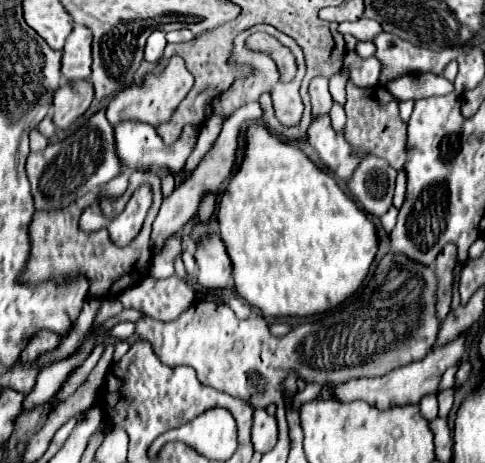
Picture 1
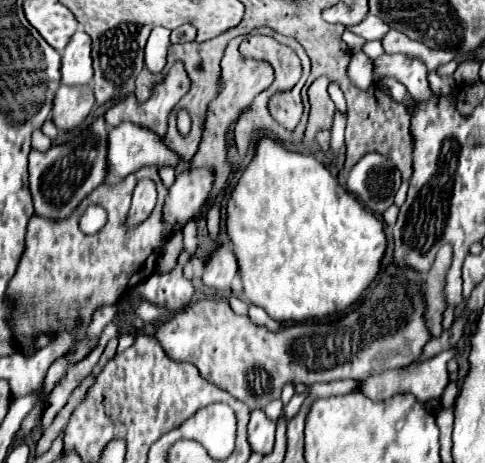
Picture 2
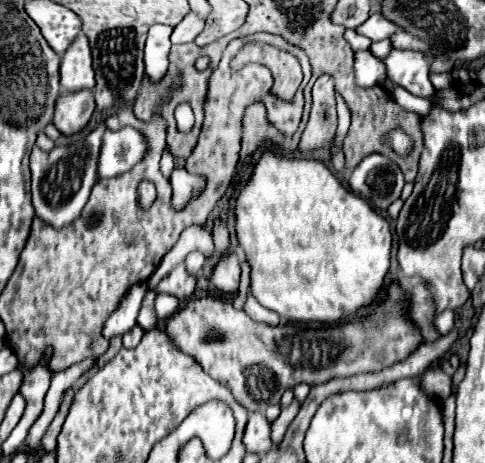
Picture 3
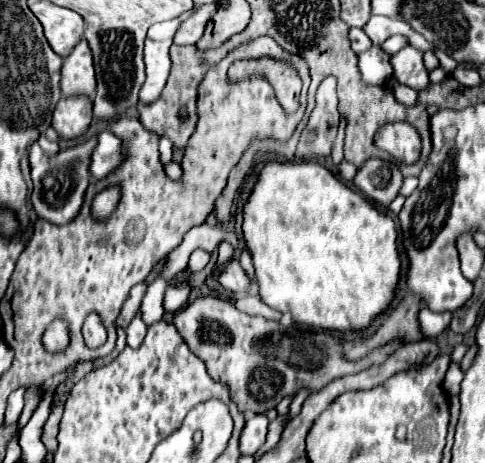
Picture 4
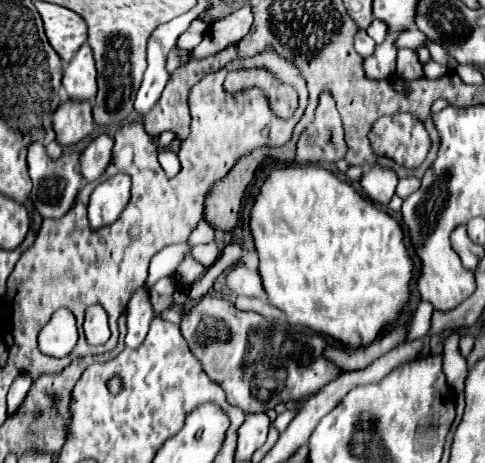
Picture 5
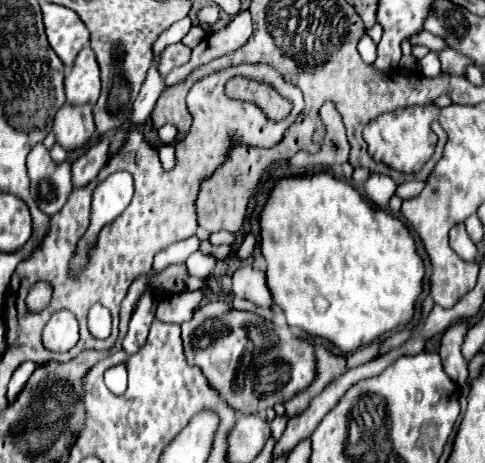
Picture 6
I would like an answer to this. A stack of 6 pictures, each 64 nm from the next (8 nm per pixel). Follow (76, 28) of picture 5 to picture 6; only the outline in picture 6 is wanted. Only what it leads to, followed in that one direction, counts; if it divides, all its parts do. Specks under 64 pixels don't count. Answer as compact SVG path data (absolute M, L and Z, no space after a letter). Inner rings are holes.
M42 2L40 6L44 14L48 42L60 56L60 60L66 64L66 68L70 68L78 52L88 44L90 34L78 14L68 10L66 6L56 6L48 2Z

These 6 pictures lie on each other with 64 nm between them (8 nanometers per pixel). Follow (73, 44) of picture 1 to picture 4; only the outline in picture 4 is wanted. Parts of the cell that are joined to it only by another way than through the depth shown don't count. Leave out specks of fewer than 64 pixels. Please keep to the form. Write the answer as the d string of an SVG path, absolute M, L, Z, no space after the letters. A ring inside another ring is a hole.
M82 40L68 58L64 58L62 80L60 80L64 96L96 96L96 74L92 64L92 52L88 42Z

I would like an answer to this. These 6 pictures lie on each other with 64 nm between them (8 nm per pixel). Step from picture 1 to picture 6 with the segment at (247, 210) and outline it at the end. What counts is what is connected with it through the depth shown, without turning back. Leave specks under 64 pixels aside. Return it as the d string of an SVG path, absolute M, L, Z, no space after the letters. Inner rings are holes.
M318 172L318 174L302 176L302 178L282 178L282 180L278 180L276 188L270 194L270 200L266 202L266 206L262 210L260 228L262 228L260 246L262 246L262 254L266 258L266 264L268 264L268 270L266 270L268 288L272 292L274 304L280 306L282 312L286 314L288 326L300 326L306 334L324 338L324 340L332 342L342 352L354 352L356 348L360 348L364 344L370 344L372 340L384 336L386 332L390 332L390 330L394 330L398 326L406 326L414 318L416 300L422 294L424 276L426 276L426 268L424 268L424 262L422 262L422 258L420 258L420 254L416 250L414 236L412 236L408 226L400 218L394 218L388 212L372 206L370 202L364 202L360 198L360 194L350 184L346 184L342 180L336 180L330 174L326 174L326 172Z

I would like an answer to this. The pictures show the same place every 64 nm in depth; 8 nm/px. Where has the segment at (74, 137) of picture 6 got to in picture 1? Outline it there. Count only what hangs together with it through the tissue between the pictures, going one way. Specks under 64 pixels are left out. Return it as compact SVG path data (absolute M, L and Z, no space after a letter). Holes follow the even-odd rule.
M88 80L72 82L70 86L60 86L54 92L54 124L62 130L70 128L92 104L94 92Z

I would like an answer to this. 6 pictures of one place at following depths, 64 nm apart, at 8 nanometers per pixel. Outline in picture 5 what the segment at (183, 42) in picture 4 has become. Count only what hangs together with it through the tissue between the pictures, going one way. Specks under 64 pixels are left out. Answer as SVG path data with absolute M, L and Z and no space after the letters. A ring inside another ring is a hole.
M194 20L192 24L190 24L190 28L180 36L180 40L178 40L178 46L182 46L182 48L186 48L186 50L192 50L202 38L204 38L204 32L206 32L206 22L202 22L202 20Z

